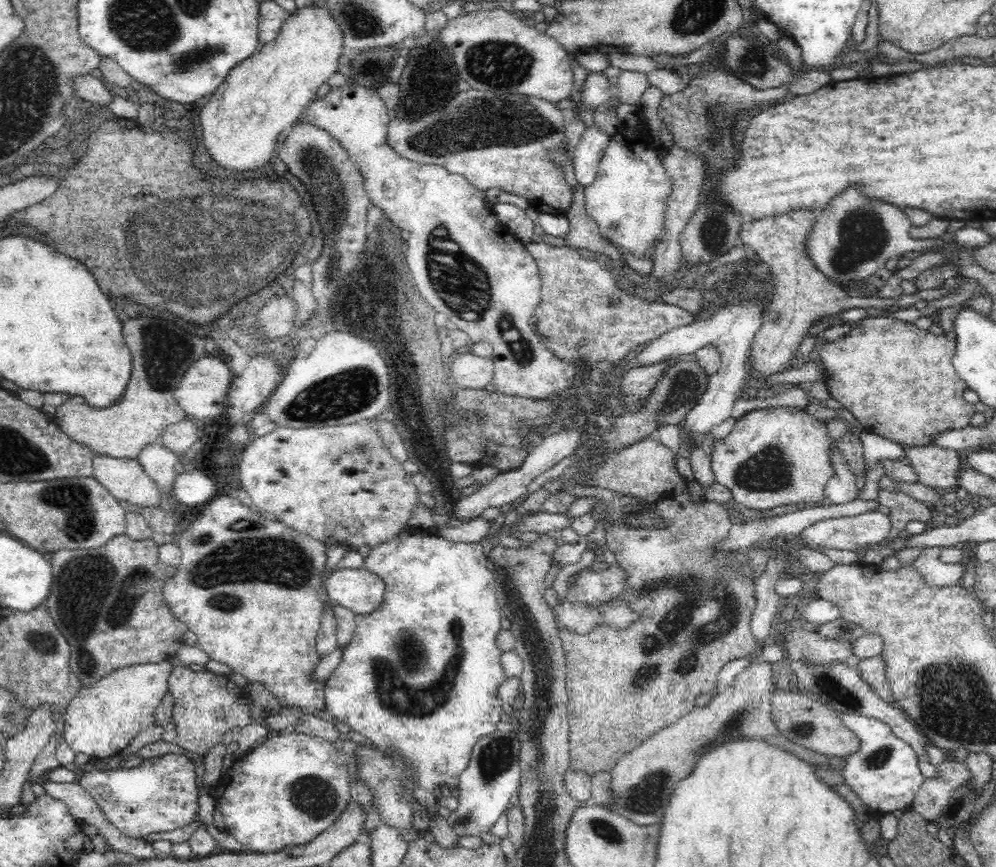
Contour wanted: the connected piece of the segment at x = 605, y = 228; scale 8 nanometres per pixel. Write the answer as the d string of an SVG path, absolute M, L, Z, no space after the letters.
M643 118L631 128L618 124L599 162L593 183L584 191L586 212L598 224L602 237L624 246L639 259L663 228L671 193L671 178L661 161L663 156L656 152L664 151L662 146L655 143L649 125Z

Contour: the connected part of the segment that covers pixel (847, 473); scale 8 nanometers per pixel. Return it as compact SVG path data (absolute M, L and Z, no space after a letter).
M840 450L832 452L832 465L834 474L827 480L823 494L827 498L826 503L842 505L855 500L857 493L856 474L851 471L850 465L843 458Z

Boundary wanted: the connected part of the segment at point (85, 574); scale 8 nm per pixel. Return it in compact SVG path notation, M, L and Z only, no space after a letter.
M126 533L113 536L105 546L90 549L58 550L50 560L53 582L45 607L57 630L65 636L71 650L69 667L82 686L90 687L118 669L139 664L160 664L174 656L184 643L187 627L166 606L163 588L170 570L160 561L159 545L150 537L132 540Z

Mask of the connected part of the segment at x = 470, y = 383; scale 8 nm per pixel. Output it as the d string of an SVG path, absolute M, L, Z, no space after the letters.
M460 352L451 359L448 371L452 387L457 384L458 388L489 389L493 384L495 365L491 357L486 359L472 352Z

